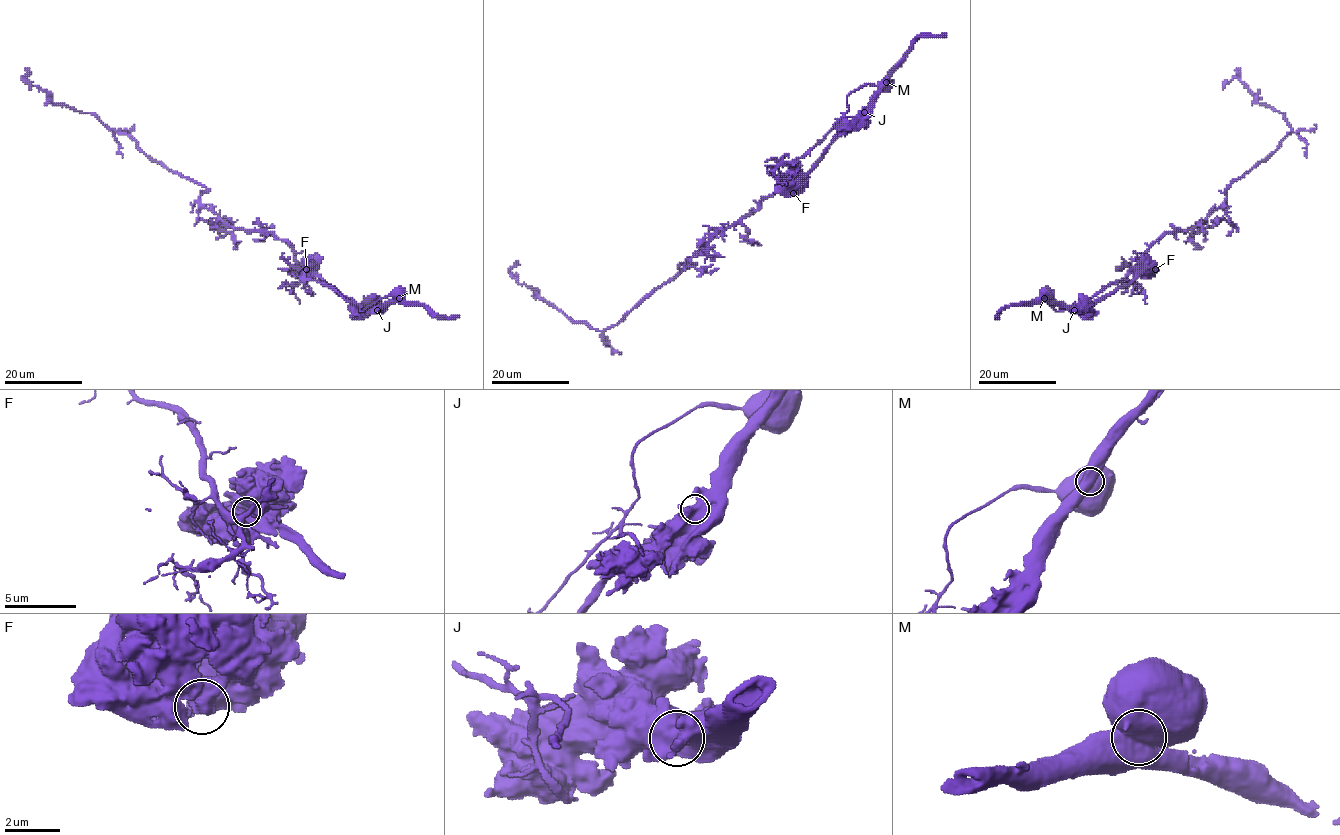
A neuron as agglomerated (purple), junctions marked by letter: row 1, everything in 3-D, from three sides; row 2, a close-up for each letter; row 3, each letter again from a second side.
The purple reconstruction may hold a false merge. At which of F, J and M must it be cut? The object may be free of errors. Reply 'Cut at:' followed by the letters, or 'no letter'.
Cut at: M

